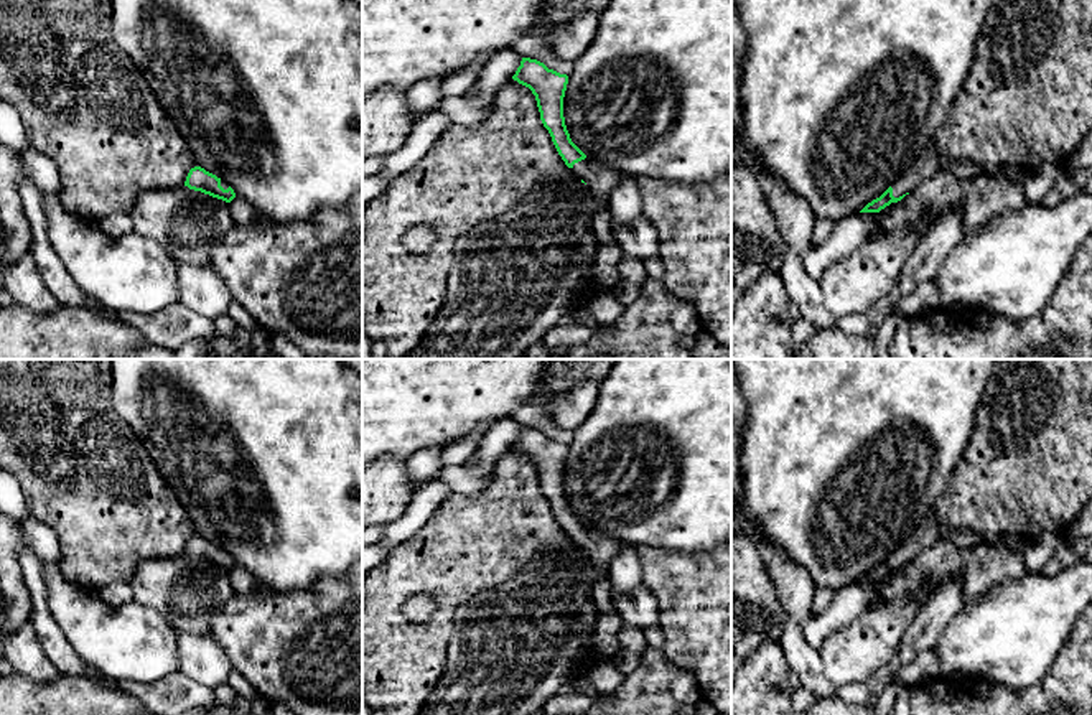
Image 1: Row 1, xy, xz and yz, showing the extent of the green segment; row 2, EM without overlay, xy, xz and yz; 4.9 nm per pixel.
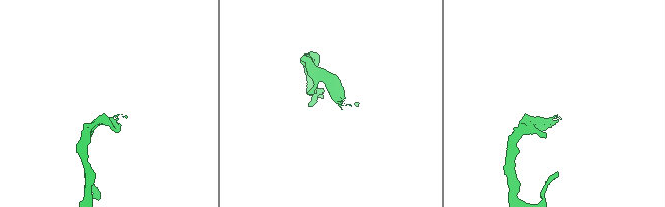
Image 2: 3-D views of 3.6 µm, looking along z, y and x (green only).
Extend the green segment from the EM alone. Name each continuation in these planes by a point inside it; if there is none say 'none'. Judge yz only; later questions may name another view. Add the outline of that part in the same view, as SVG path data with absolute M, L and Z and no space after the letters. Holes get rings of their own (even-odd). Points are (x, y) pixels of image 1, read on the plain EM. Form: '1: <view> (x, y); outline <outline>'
1: yz (928, 532); outline M927 514L922 524L909 535L909 539L899 545L893 554L893 565L899 567L906 562L919 557L927 547L934 545L937 540L950 539L960 547L977 547L980 542L968 532L952 530L949 534L942 532L936 519Z

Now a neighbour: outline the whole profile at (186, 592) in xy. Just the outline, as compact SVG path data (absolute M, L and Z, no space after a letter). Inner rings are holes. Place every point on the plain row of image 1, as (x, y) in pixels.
M188 555L142 560L128 583L133 600L160 613L178 636L209 633L214 615L236 595L229 572Z

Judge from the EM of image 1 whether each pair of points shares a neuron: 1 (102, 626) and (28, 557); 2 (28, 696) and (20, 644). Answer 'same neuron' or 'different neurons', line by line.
1: different neurons
2: different neurons

